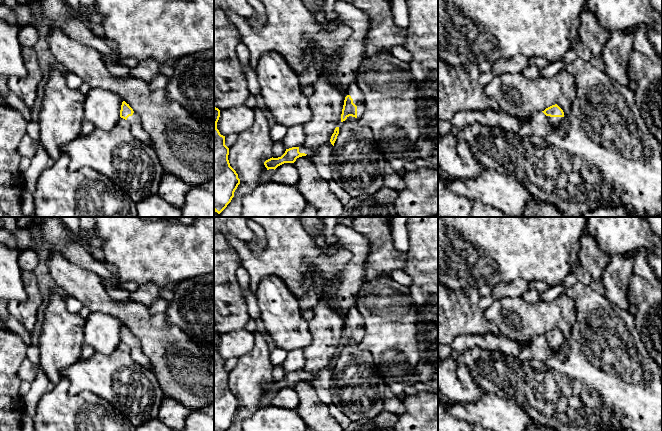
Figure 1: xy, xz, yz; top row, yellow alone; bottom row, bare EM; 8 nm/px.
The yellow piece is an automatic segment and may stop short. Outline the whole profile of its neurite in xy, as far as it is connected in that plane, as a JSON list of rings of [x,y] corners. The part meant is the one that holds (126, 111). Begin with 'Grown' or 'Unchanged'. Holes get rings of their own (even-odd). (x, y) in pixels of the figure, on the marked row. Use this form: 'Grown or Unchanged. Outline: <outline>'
Grown. Outline: [[[125,101],[122,102],[120,117],[127,120],[131,125],[131,134],[136,140],[150,146],[153,149],[153,144],[150,141],[149,135],[142,127],[140,117],[133,111],[133,109]]]

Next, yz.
Grown. Outline: [[[557,104],[552,105],[544,111],[536,111],[528,121],[522,123],[518,134],[533,138],[546,136],[559,126],[563,118],[563,110]]]

